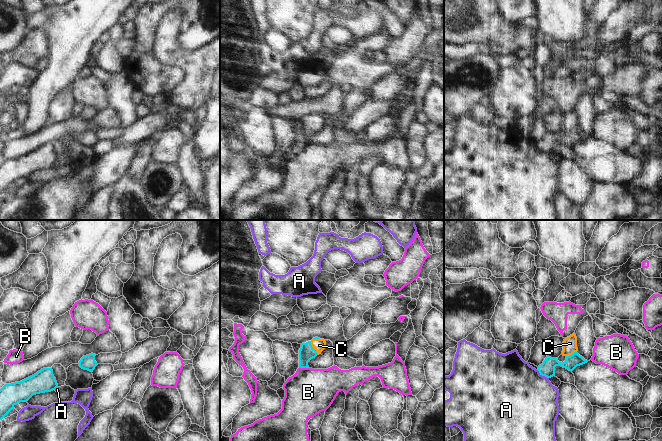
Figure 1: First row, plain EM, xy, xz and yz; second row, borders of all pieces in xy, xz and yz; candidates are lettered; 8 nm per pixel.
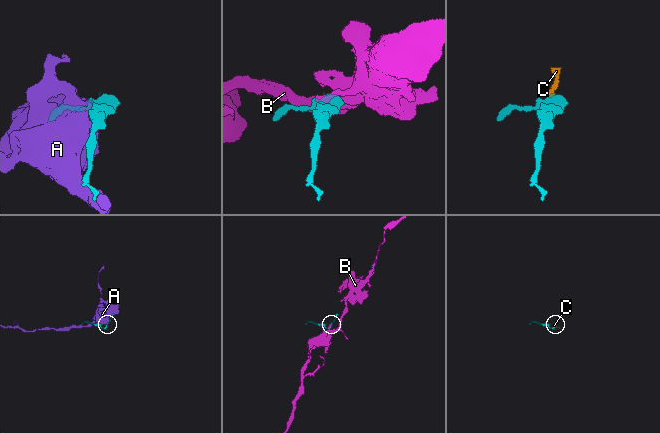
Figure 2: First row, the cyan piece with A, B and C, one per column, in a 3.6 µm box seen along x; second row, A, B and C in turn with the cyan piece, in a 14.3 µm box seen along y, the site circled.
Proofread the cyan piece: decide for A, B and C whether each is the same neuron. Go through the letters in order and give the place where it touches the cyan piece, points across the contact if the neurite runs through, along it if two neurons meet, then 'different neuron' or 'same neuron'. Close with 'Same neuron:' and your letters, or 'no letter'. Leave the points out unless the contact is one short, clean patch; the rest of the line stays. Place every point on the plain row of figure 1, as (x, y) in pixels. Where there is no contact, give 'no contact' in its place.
A: meets cyan in yz at (543, 151); different neuron
B: meets cyan in xz at (304, 143); border along xz (299, 142), (308, 144); different neuron
C: meets cyan in xz at (312, 124); runs through xz (306, 129), (312, 124), (319, 121); same neuron
Same neuron: C

